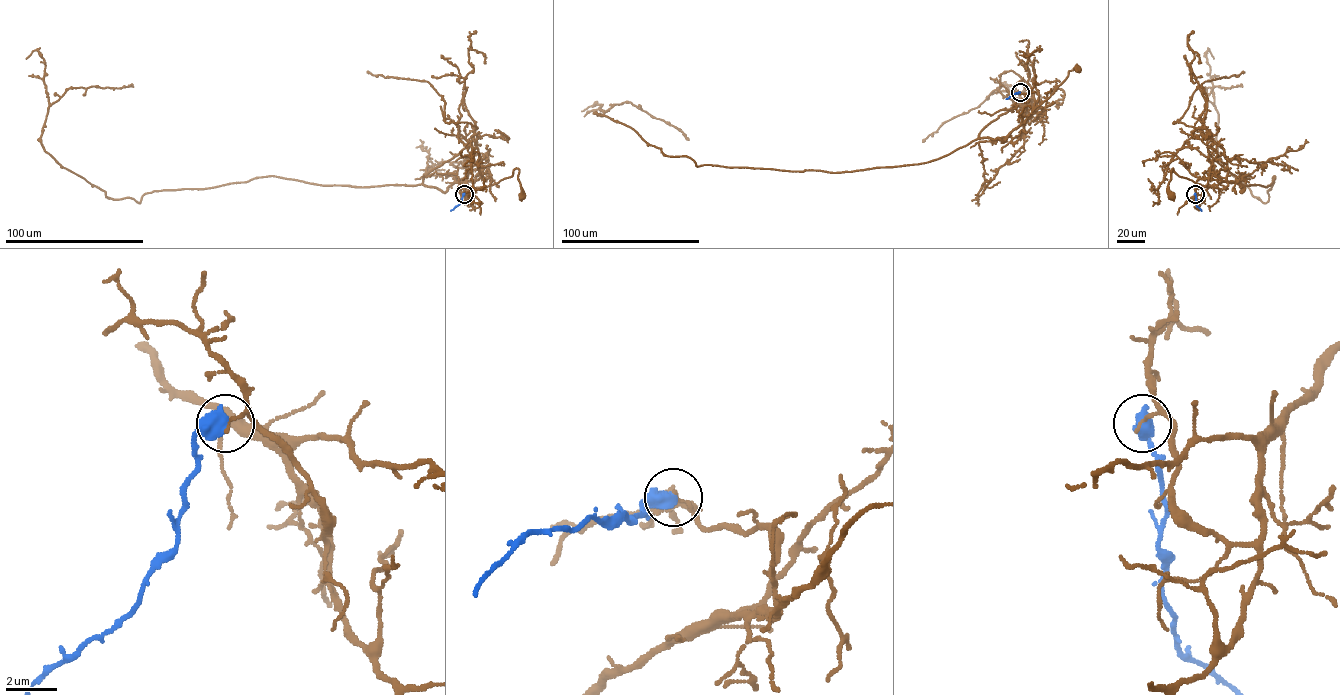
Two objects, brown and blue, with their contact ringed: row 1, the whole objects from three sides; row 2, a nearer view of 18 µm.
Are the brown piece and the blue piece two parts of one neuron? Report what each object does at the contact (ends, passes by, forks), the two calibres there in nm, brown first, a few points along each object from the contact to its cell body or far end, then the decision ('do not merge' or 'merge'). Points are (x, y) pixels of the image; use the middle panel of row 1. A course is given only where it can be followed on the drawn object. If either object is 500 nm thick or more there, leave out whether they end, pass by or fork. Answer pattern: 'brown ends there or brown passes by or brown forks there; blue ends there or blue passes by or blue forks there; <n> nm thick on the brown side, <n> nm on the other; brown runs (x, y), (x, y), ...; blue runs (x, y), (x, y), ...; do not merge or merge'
130 nm thick on the brown side, 700 nm on the other; brown runs (1020, 92), (1025, 99), (1013, 106), (1023, 125), (1069, 71), (1076, 66), (1077, 69); blue runs (1020, 92), (1006, 99); do not merge

